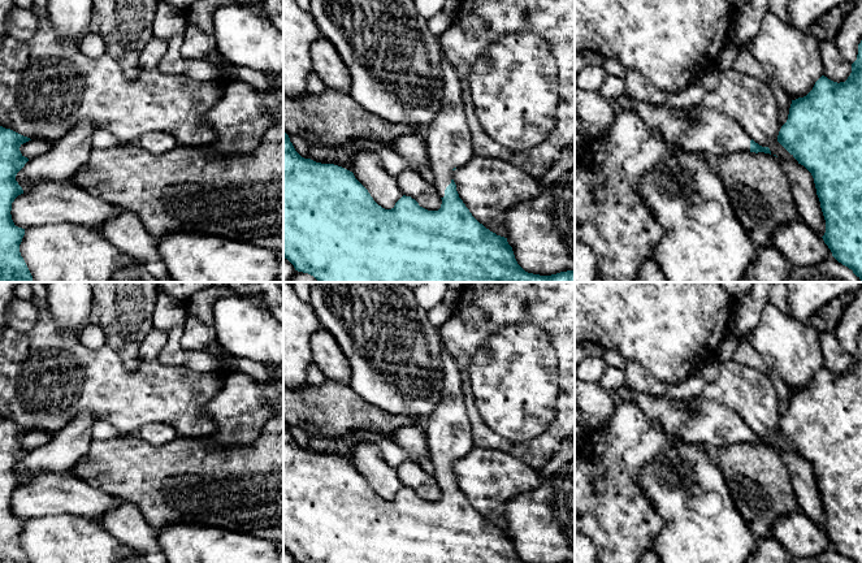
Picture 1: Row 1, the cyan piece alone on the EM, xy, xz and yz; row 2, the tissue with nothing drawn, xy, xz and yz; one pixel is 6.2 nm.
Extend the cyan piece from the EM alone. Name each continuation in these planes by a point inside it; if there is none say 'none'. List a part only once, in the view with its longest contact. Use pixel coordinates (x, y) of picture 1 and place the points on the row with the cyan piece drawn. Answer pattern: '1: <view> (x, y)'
1: xz (450, 146)

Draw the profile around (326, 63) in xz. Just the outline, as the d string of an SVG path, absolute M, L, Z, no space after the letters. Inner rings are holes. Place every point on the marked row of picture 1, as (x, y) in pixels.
M321 35L311 46L312 70L326 88L350 94L351 75L334 46Z

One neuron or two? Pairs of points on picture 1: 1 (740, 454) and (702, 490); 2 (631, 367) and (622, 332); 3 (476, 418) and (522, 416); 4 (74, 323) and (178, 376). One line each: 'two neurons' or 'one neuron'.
1: two neurons
2: two neurons
3: two neurons
4: two neurons

